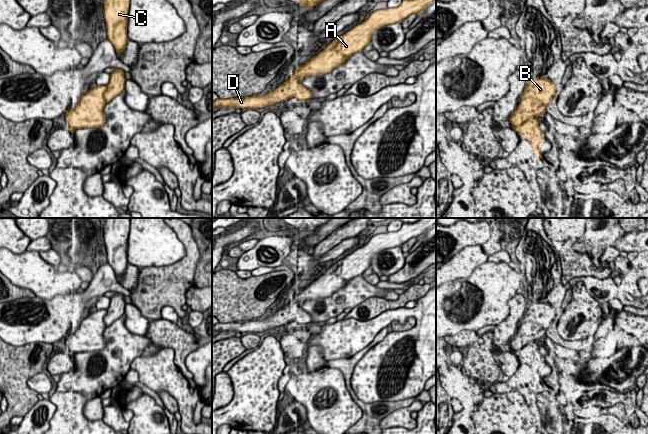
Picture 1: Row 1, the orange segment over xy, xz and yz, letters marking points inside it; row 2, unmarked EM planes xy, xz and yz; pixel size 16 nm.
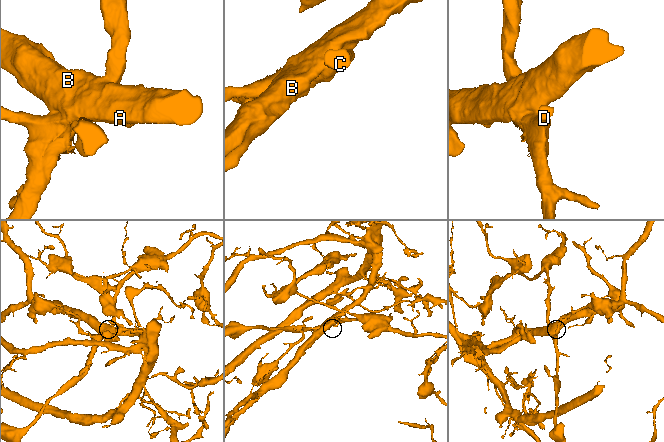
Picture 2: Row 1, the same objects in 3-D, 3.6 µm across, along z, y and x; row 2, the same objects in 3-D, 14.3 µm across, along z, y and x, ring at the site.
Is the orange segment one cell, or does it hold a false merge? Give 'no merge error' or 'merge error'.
merge error

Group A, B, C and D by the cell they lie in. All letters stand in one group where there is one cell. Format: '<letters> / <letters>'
A B / C D

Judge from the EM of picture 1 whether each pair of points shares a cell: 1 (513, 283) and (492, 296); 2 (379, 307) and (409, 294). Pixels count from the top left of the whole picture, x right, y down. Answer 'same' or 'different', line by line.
1: same
2: same

